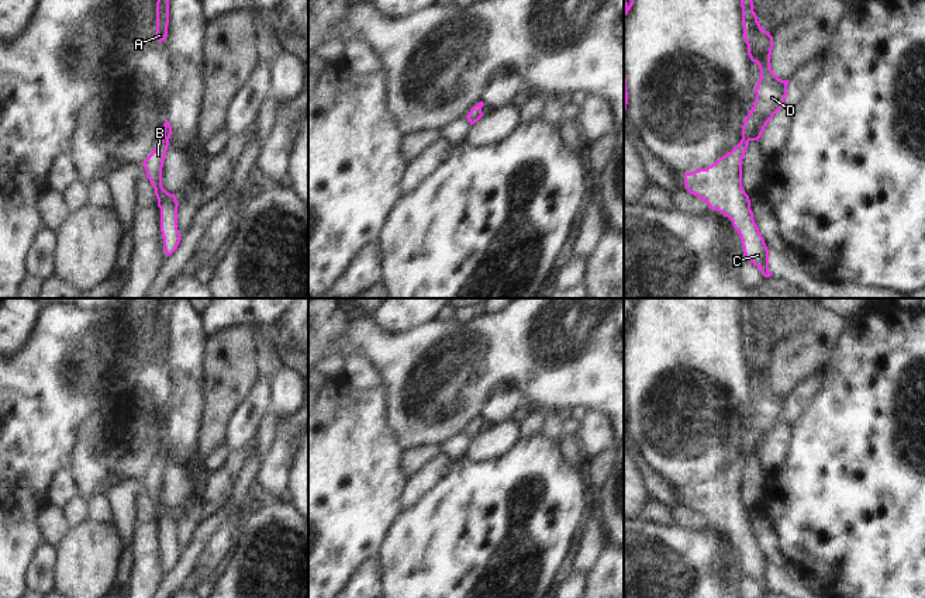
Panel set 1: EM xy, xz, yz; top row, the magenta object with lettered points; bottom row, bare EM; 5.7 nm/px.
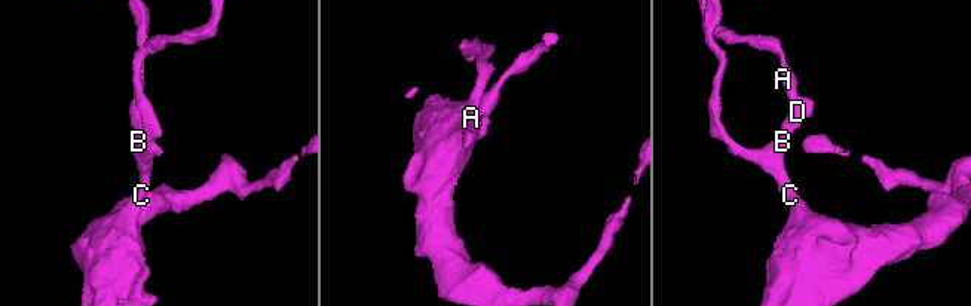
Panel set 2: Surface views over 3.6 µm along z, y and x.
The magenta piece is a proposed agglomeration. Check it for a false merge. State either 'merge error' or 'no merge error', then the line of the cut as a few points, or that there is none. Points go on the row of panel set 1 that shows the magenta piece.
no merge error; cut none

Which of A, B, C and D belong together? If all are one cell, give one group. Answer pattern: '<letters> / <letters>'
A B C D

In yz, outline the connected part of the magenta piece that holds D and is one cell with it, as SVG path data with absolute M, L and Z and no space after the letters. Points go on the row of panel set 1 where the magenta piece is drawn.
M741 0L743 39L748 55L760 69L755 87L756 98L742 125L741 142L707 169L684 173L684 187L714 211L718 210L732 221L738 231L745 259L759 267L764 277L769 272L769 249L753 220L749 196L742 187L742 159L748 142L757 141L767 122L784 107L790 80L779 79L770 66L773 37L764 31L753 11L752 0Z

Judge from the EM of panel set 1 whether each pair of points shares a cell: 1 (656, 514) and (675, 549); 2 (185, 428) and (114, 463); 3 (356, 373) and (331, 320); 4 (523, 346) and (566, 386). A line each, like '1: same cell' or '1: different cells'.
1: different cells
2: different cells
3: same cell
4: same cell

